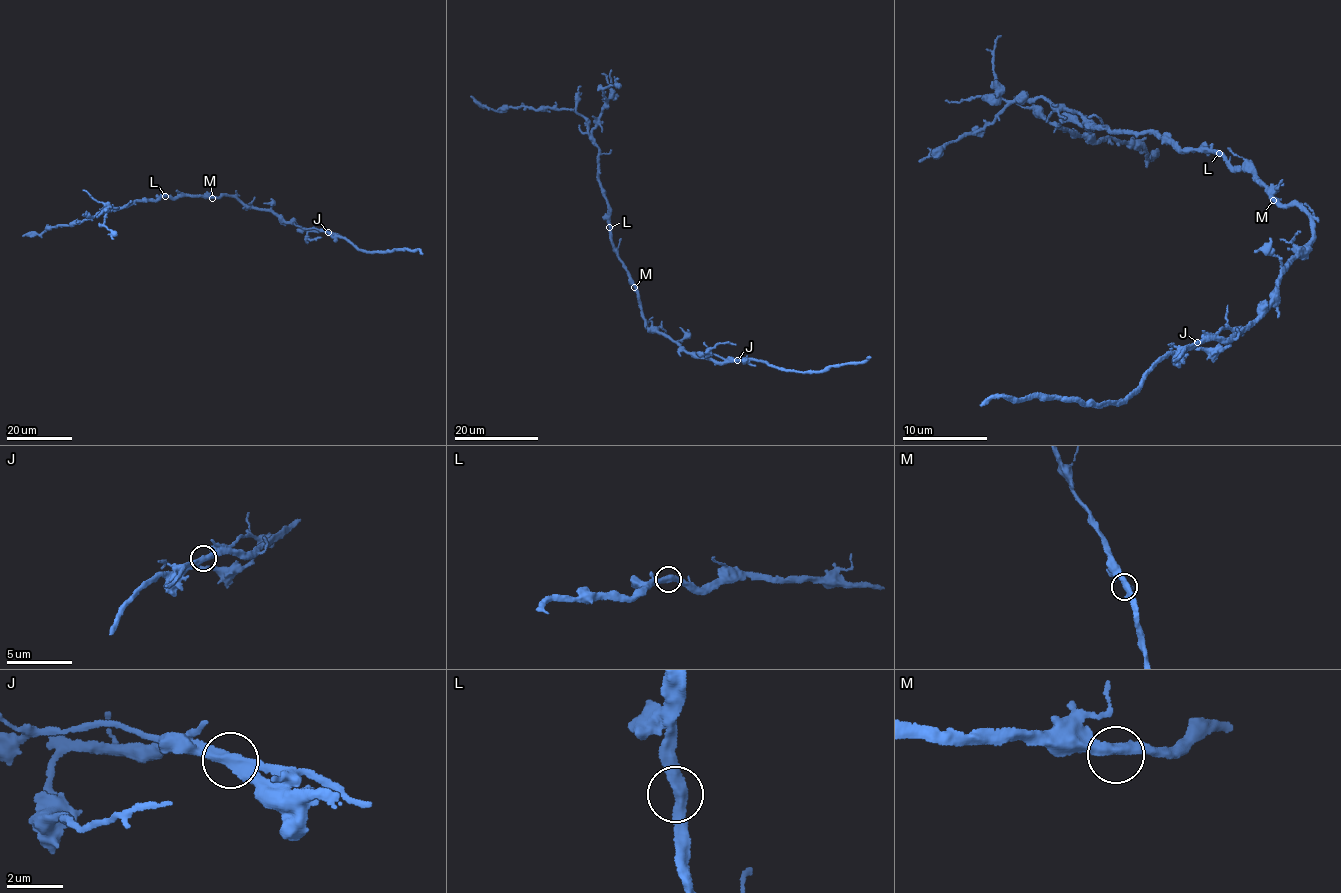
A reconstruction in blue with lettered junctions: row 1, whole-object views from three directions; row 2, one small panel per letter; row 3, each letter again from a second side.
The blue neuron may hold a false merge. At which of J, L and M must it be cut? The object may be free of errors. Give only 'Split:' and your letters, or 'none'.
Split: J

